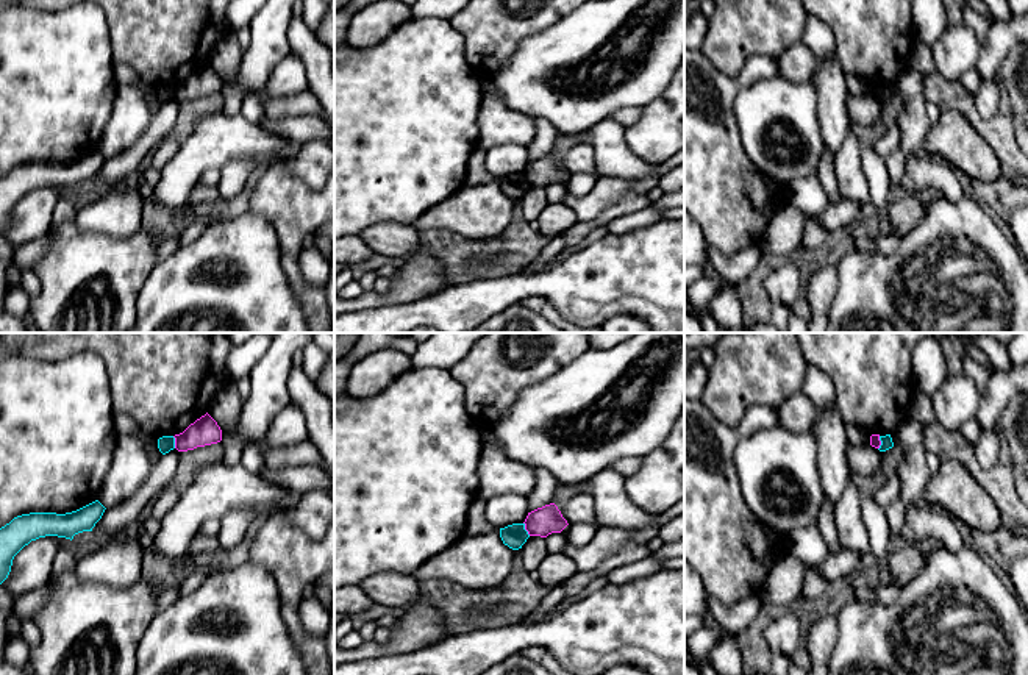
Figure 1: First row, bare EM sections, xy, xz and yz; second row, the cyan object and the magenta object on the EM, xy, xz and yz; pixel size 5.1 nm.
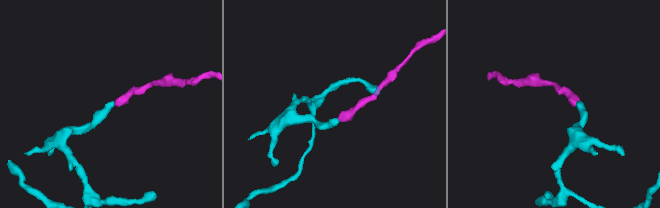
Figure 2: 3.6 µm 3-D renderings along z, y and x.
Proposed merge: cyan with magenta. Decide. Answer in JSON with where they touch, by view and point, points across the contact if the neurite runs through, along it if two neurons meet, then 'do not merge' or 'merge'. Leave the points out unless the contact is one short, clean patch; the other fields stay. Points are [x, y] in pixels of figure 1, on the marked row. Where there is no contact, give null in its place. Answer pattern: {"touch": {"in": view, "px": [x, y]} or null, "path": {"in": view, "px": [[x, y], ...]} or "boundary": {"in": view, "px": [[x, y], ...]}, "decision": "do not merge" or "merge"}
{"touch": {"in": "xz", "px": [524, 528]}, "boundary": {"in": "xz", "px": [[524, 522], [530, 535]]}, "decision": "do not merge"}

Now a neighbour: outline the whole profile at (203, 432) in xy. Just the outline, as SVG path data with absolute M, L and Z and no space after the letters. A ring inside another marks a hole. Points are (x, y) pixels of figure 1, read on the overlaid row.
M206 412L194 423L191 423L183 433L175 434L175 448L178 452L194 450L217 444L222 441L222 430L217 422Z

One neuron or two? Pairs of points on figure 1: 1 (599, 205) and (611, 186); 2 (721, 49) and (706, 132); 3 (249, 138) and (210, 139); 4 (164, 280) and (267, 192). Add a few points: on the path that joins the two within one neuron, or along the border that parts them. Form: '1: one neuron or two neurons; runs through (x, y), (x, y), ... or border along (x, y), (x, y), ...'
1: one neuron; runs through (599, 200), (606, 191)
2: two neurons; border along (700, 50), (727, 75), (735, 75), (752, 57)
3: one neuron; runs through (239, 139), (219, 139)
4: two neurons; border along (249, 211), (261, 216), (277, 236)

